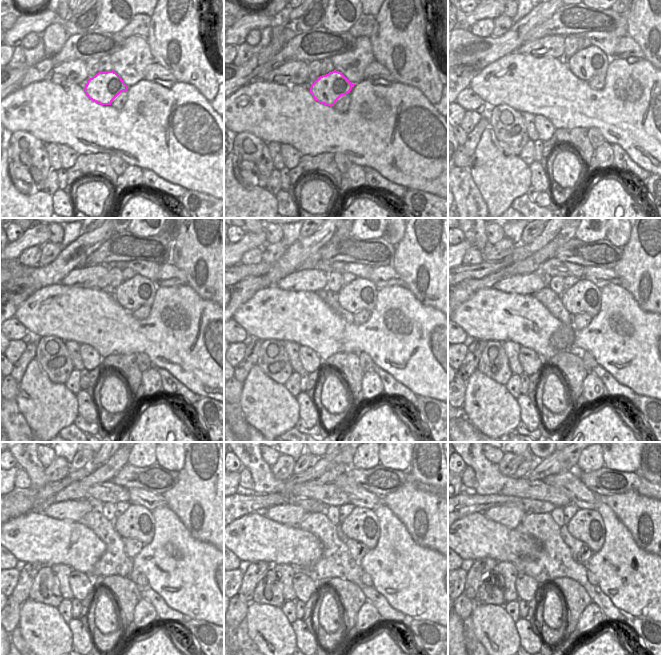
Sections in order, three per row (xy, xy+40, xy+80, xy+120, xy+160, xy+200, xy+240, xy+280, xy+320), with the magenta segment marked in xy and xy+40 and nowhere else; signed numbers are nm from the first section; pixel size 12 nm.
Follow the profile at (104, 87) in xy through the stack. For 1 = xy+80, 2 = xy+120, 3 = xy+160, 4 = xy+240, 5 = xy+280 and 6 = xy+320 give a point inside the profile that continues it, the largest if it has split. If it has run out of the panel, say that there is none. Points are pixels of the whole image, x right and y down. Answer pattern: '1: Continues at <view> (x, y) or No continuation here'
1: Continues at xy+80 (592, 61)
2: Continues at xy+120 (138, 291)
3: Continues at xy+160 (360, 294)
4: Continues at xy+240 (137, 522)
5: Continues at xy+280 (362, 525)
6: Continues at xy+320 (586, 525).

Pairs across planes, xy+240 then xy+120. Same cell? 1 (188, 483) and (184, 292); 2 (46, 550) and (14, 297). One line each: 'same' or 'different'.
1: different
2: different

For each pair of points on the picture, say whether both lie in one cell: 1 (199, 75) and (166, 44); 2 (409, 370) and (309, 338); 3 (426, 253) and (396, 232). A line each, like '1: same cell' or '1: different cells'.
1: same cell
2: same cell
3: different cells

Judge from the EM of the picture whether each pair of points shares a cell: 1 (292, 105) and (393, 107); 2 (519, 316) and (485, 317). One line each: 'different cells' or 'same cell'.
1: same cell
2: same cell

